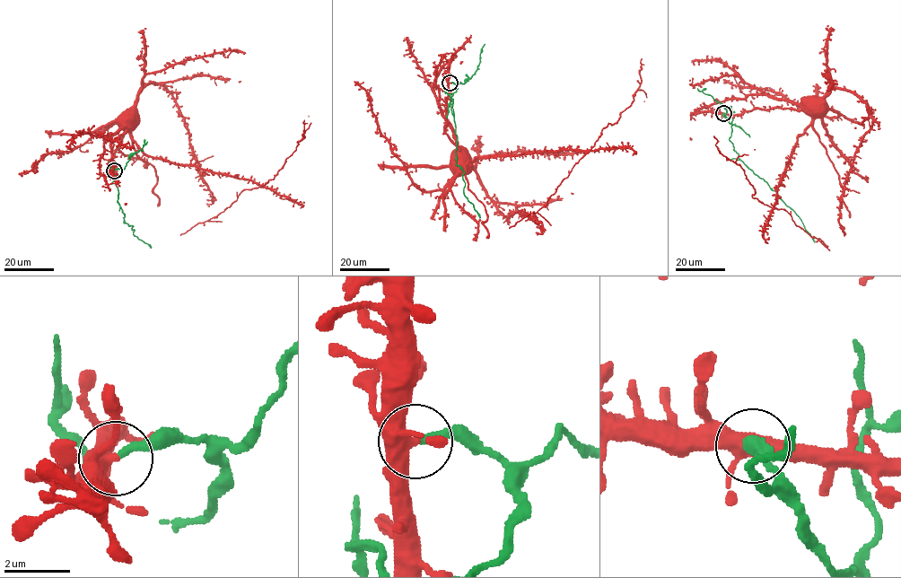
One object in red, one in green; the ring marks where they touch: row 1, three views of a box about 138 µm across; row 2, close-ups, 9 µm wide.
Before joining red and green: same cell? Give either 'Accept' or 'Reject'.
Reject

